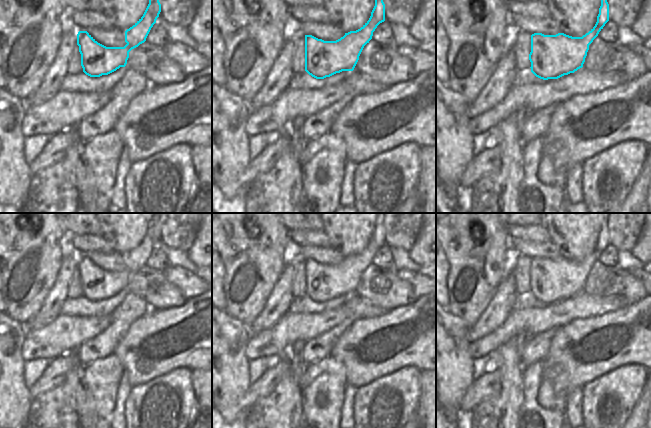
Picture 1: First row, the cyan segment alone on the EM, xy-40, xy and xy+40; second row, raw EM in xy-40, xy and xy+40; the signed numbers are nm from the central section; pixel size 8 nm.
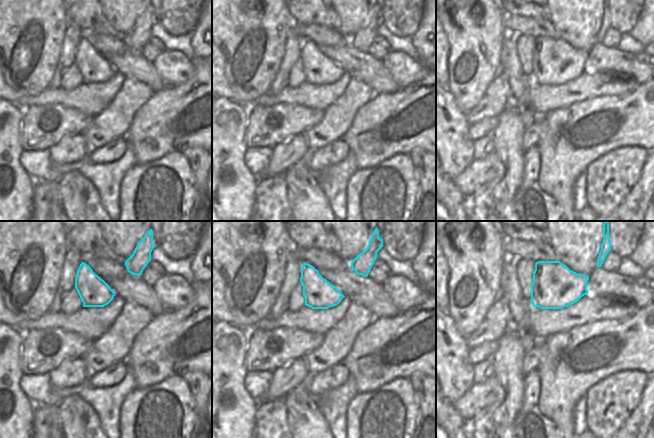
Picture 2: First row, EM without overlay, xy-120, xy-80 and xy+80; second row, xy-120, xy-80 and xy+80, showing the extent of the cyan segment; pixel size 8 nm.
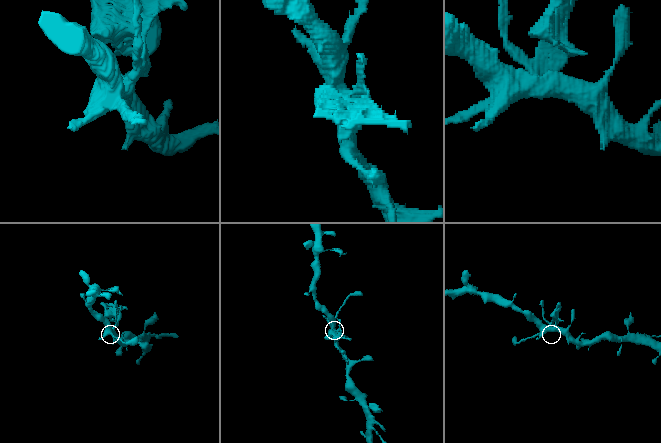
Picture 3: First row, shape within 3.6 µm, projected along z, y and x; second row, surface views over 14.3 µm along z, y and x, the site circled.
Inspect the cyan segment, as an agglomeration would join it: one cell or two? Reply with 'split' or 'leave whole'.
split

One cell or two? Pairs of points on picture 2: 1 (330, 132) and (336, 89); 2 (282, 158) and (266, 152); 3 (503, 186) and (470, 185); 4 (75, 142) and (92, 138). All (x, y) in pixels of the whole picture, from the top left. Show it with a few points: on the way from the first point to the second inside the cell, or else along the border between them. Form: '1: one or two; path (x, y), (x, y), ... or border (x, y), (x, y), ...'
1: two; border (348, 82), (343, 92), (324, 110)
2: two; border (273, 147), (271, 159), (262, 176)
3: two; border (503, 174), (497, 182), (480, 185), (468, 197)
4: two; border (82, 133), (90, 149)

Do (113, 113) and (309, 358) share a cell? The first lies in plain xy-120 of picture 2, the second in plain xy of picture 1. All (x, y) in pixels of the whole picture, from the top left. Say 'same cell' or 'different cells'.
same cell

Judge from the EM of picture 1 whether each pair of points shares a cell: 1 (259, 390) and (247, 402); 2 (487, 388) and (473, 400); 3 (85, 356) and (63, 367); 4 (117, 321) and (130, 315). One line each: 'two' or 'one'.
1: one
2: one
3: two
4: one

